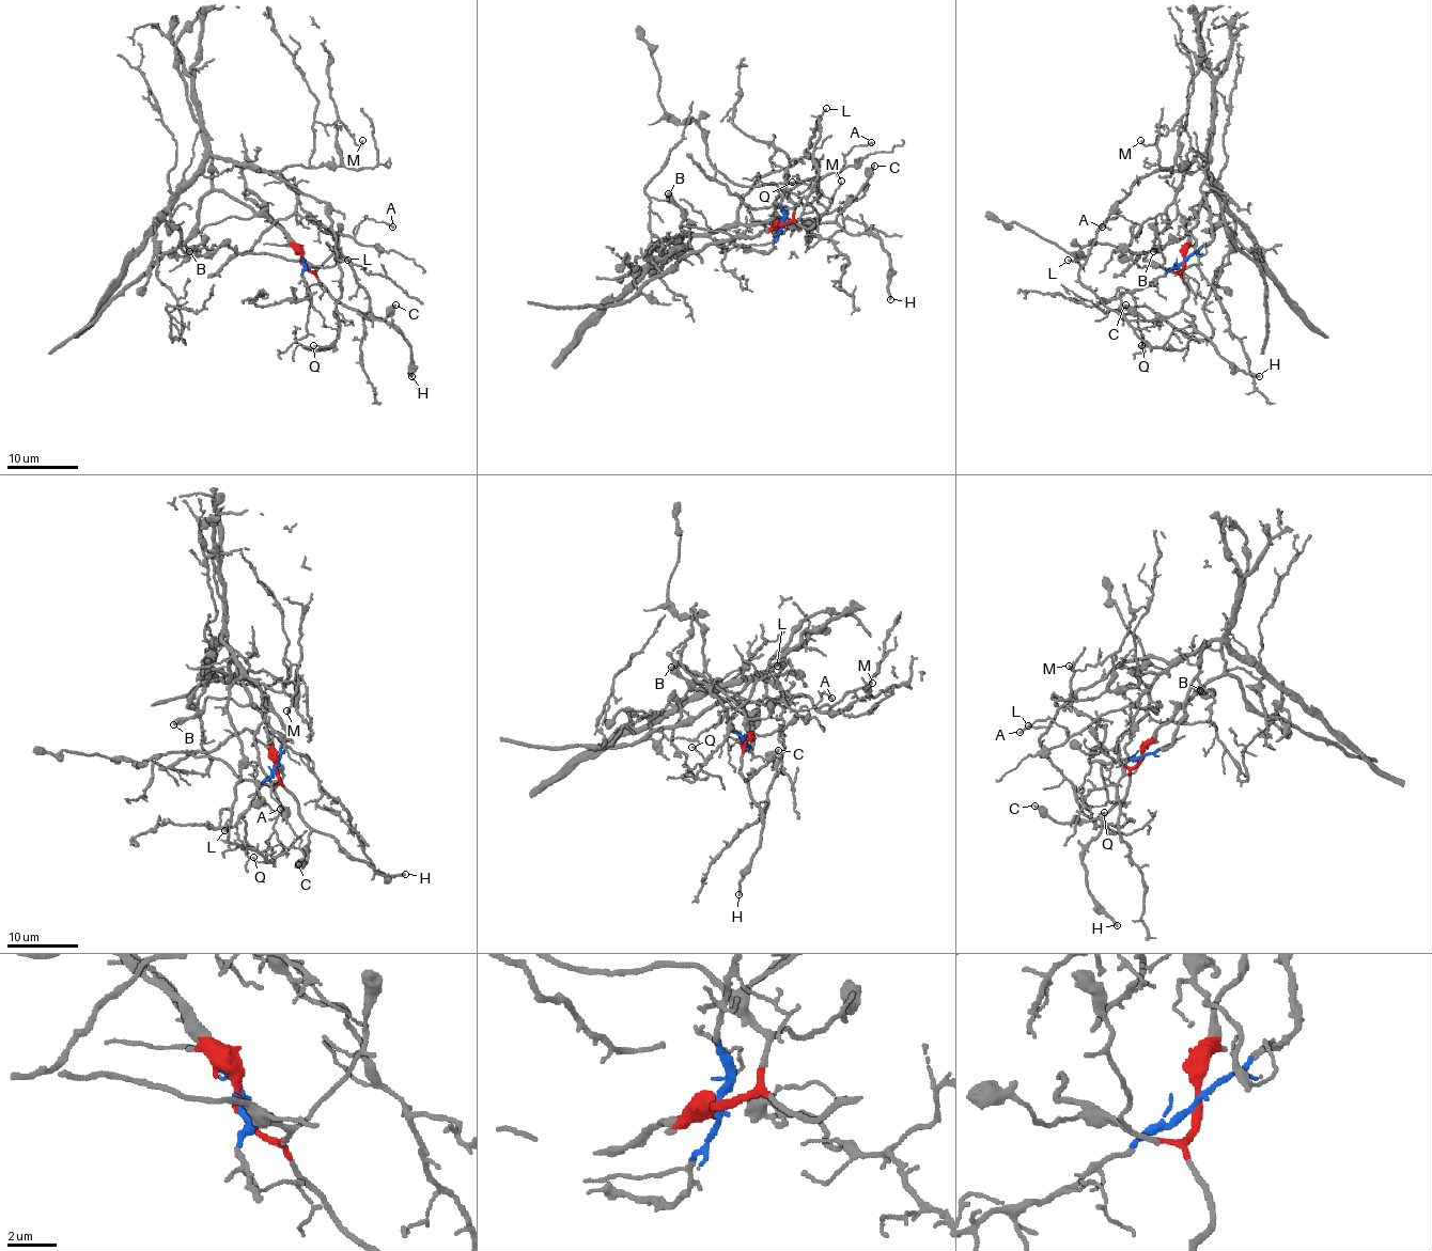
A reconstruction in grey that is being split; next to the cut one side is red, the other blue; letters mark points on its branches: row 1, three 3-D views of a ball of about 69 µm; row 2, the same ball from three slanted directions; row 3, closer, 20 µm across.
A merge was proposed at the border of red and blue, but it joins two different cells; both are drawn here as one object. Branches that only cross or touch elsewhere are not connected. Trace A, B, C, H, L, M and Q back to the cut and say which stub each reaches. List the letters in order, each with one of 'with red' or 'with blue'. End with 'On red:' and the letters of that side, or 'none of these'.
A: with blue
B: with red
C: with red
H: with red
L: with blue
M: with blue
Q: with blue
On red: B, C, H

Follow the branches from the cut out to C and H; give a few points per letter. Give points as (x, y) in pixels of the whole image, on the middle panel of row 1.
C: (781, 223), (795, 221), (811, 229), (816, 223), (833, 221), (862, 186), (873, 165)
H: (781, 223), (795, 221), (808, 229), (816, 223), (836, 223), (851, 234), (873, 234), (889, 255), (889, 299)

